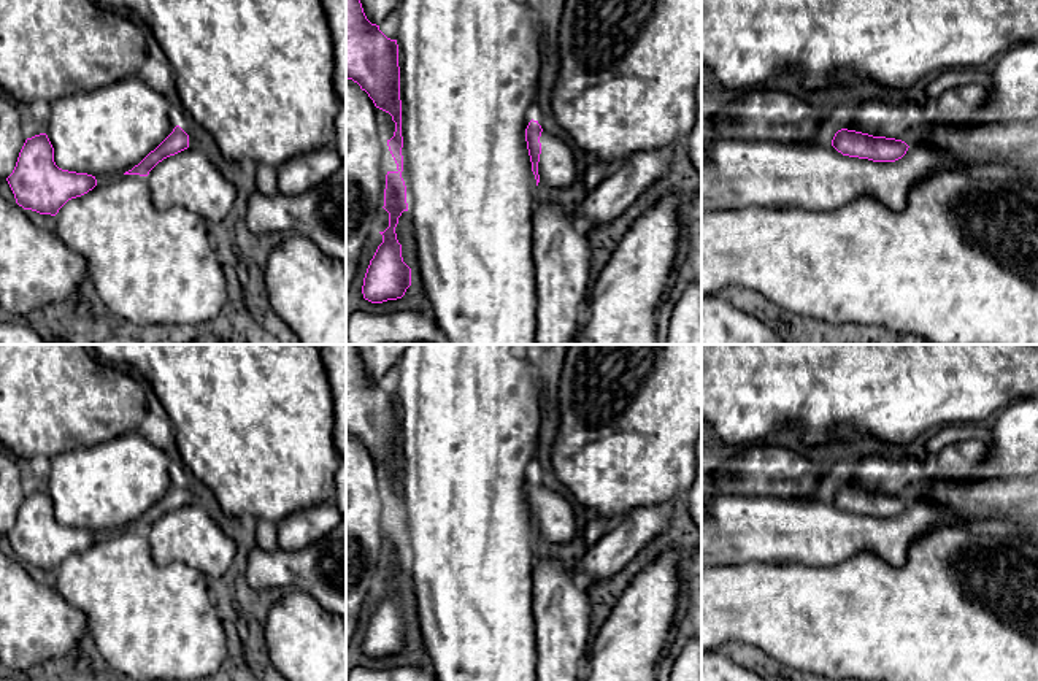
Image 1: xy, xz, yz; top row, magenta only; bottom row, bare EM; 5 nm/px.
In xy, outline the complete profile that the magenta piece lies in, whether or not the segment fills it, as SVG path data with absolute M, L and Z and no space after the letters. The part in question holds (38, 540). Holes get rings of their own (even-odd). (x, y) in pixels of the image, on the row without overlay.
M46 489L25 495L6 537L19 562L51 571L56 571L68 556L97 541L95 532L56 521L54 503Z

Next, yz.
M841 484L835 489L832 502L843 511L868 514L873 517L895 517L902 514L909 503L902 495L873 492L848 484Z

